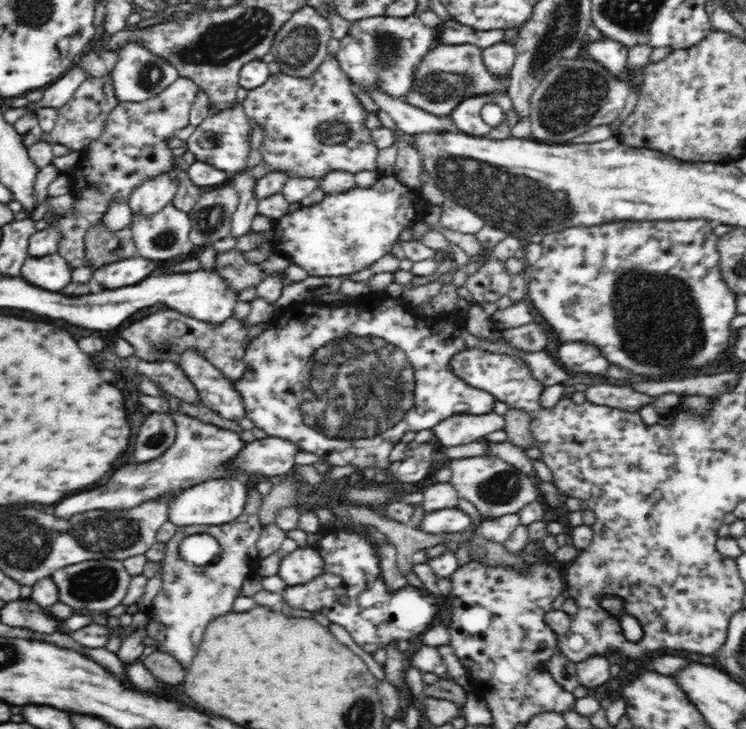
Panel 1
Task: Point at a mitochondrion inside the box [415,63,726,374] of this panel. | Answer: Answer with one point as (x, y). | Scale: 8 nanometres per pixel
(659, 324)

